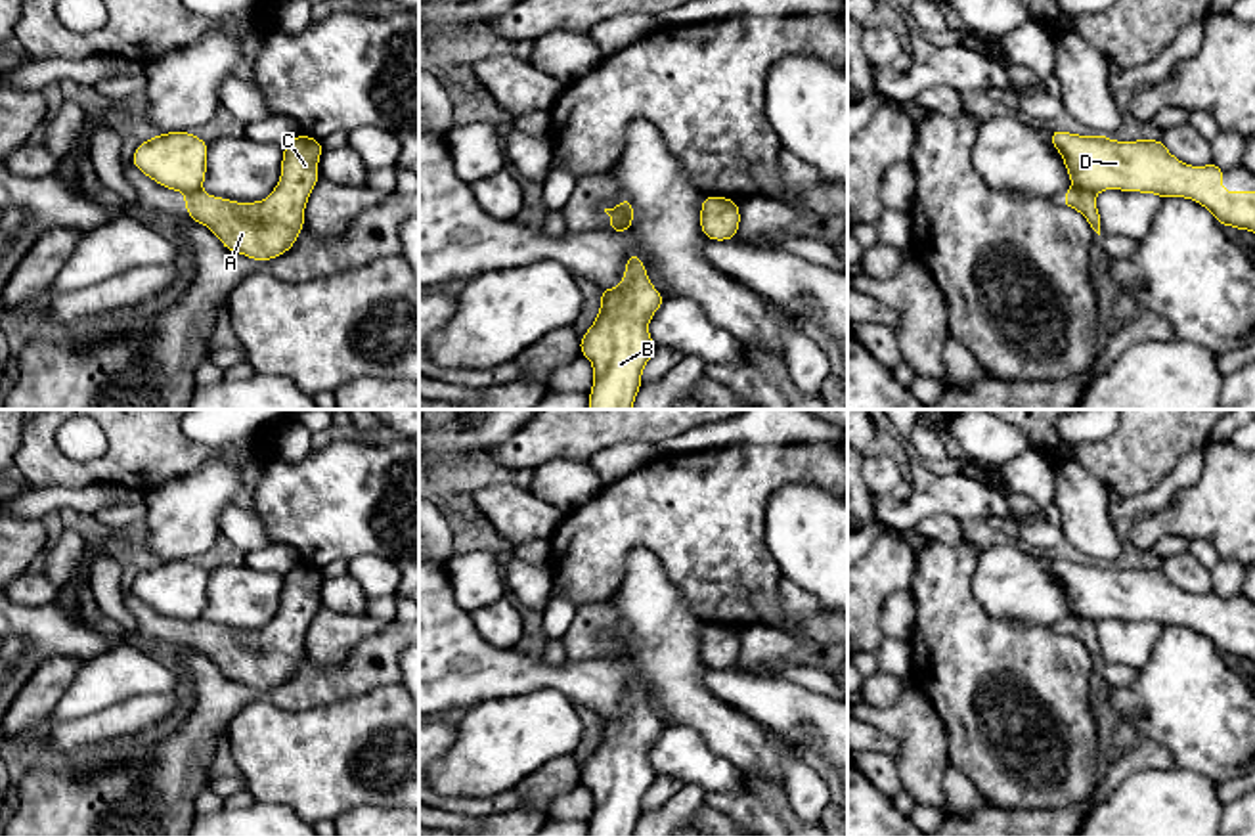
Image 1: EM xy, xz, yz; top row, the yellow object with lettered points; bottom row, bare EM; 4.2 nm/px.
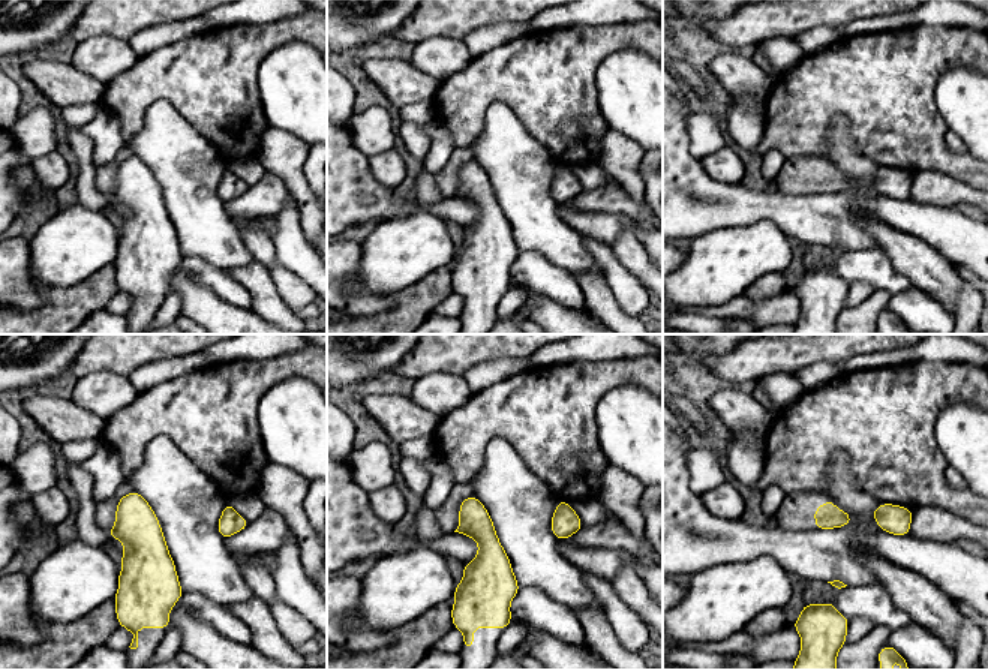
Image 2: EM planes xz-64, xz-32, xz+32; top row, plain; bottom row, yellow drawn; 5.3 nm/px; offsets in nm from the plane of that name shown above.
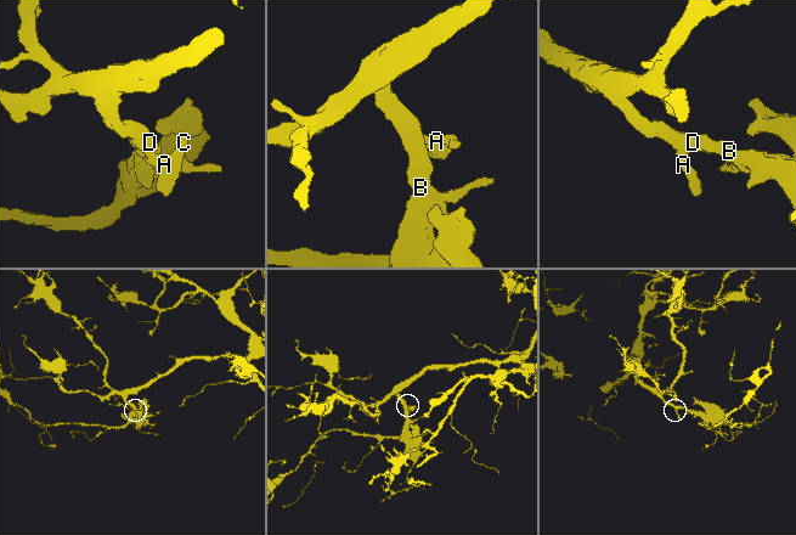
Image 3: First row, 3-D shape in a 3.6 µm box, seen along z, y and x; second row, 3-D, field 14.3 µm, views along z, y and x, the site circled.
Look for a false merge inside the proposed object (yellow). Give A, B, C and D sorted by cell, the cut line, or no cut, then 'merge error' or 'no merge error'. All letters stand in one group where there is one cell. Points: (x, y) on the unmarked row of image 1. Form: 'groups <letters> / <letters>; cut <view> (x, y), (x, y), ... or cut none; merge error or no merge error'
groups A C / B D; cut xz (615, 636), (628, 657); merge error

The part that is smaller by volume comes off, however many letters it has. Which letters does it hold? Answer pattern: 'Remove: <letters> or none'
Remove: A, C

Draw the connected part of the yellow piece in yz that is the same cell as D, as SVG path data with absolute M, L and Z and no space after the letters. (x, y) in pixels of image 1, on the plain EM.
M1052 559L1050 570L1064 587L1075 618L1138 620L1161 627L1182 626L1205 635L1221 654L1255 662L1255 620L1224 620L1224 597L1192 595L1173 585L1161 568L1117 570L1108 564Z

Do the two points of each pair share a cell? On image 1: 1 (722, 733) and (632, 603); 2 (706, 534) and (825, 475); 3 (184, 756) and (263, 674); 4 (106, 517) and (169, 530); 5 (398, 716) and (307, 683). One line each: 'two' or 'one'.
1: one
2: one
3: two
4: two
5: two

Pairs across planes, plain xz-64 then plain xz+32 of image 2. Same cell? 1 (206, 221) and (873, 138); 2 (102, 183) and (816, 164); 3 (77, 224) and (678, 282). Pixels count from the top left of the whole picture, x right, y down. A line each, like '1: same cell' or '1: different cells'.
1: different cells
2: same cell
3: same cell

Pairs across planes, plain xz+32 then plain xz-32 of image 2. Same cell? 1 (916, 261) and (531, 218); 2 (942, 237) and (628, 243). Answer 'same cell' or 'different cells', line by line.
1: same cell
2: different cells

